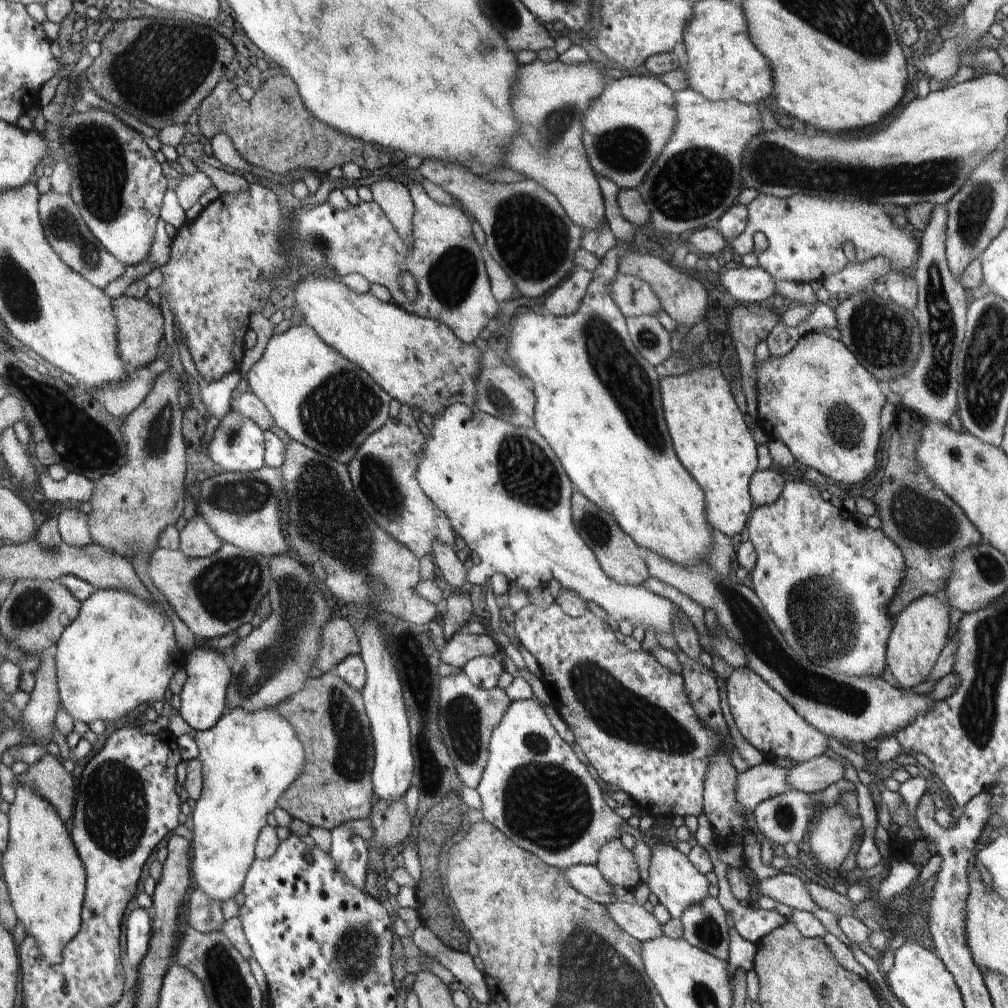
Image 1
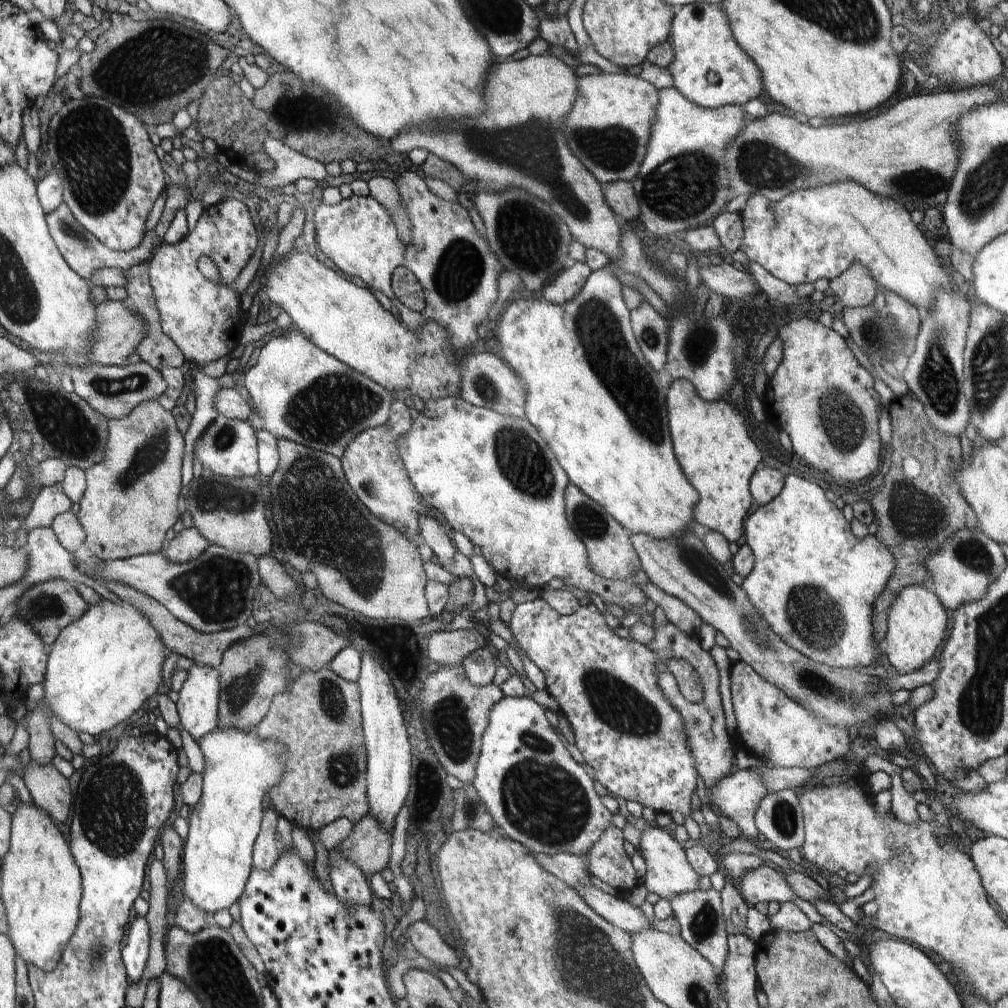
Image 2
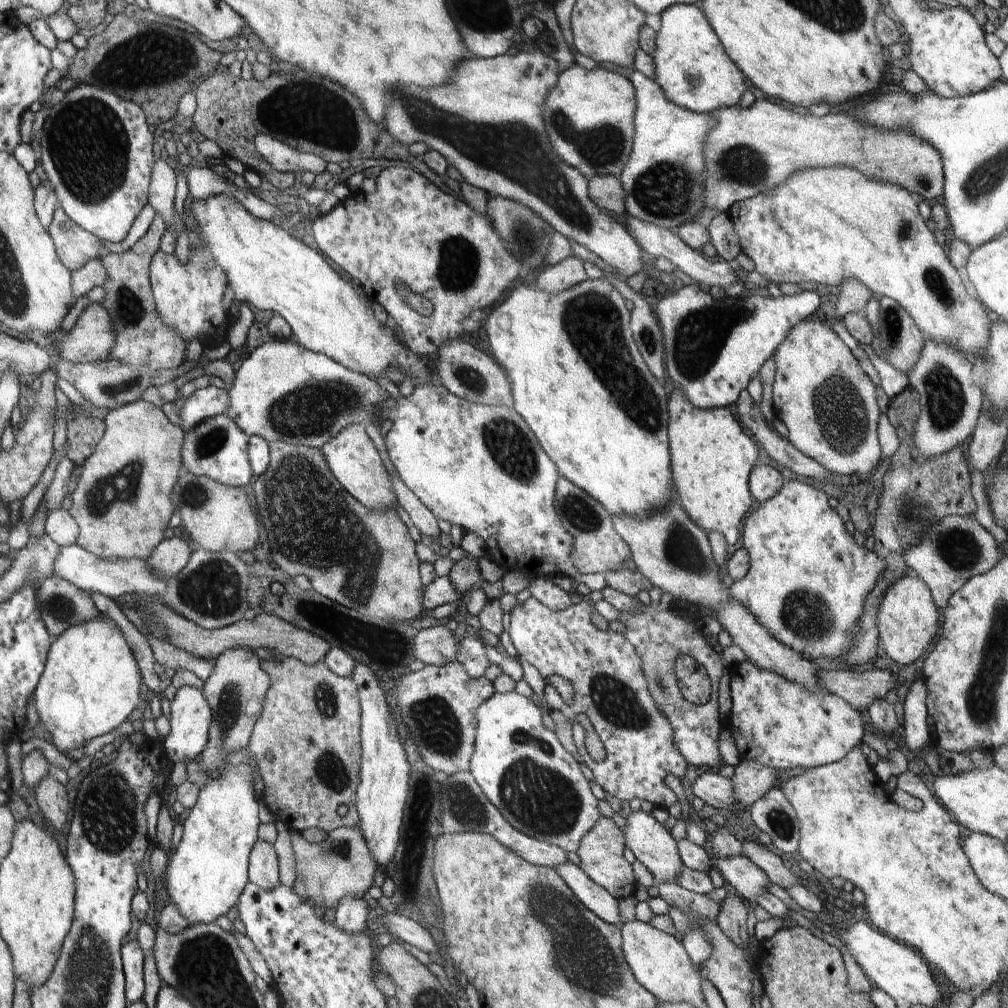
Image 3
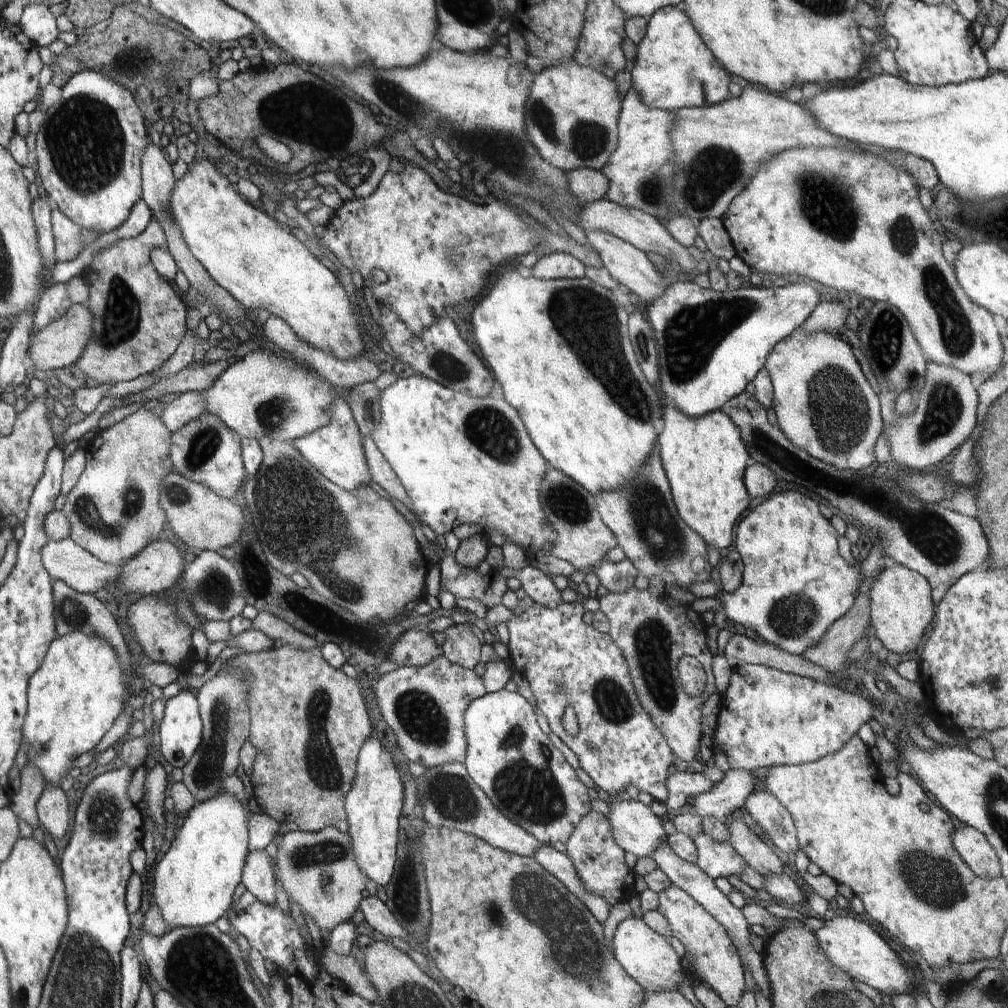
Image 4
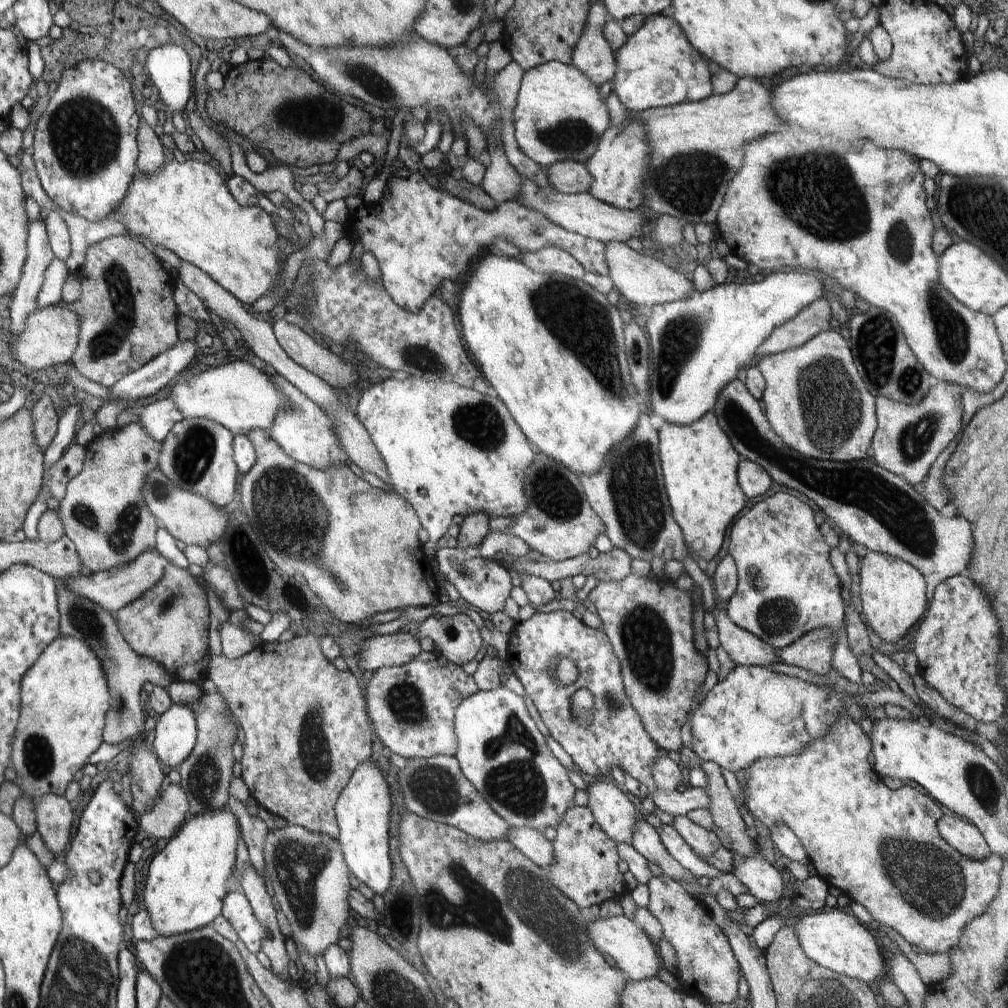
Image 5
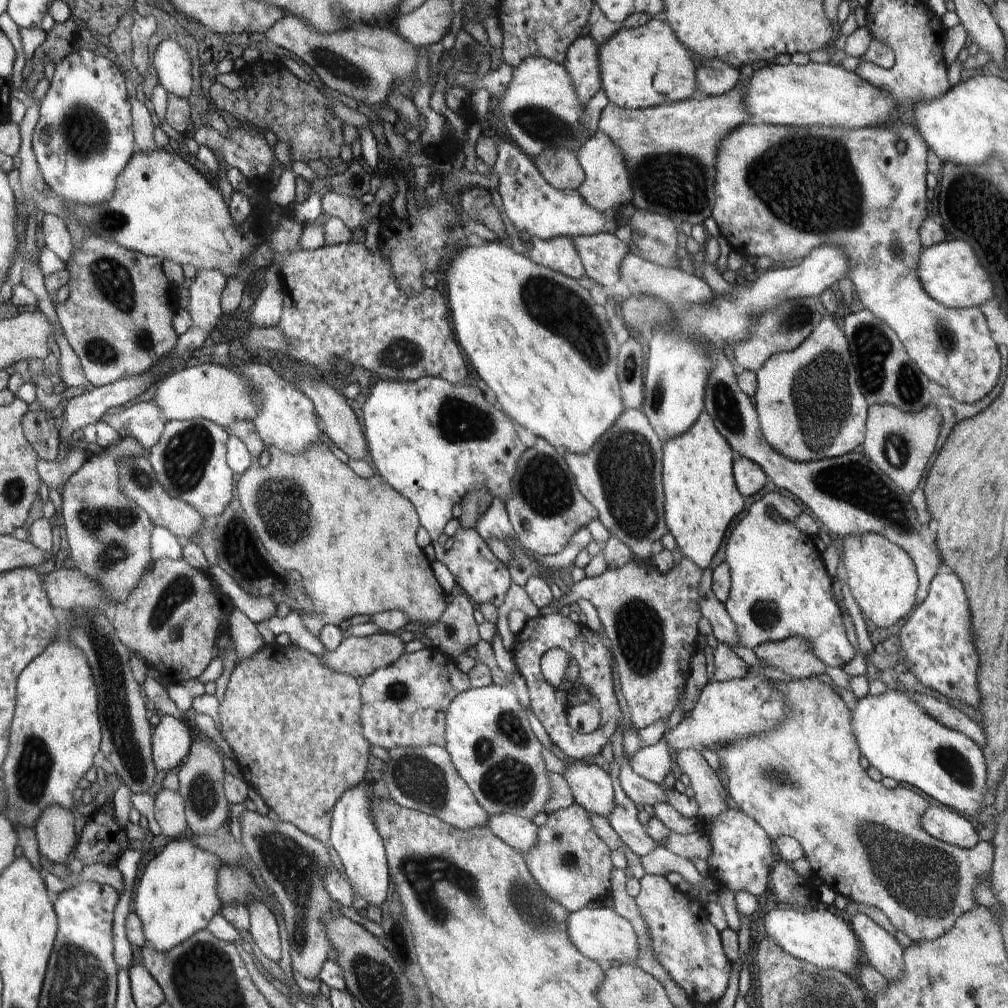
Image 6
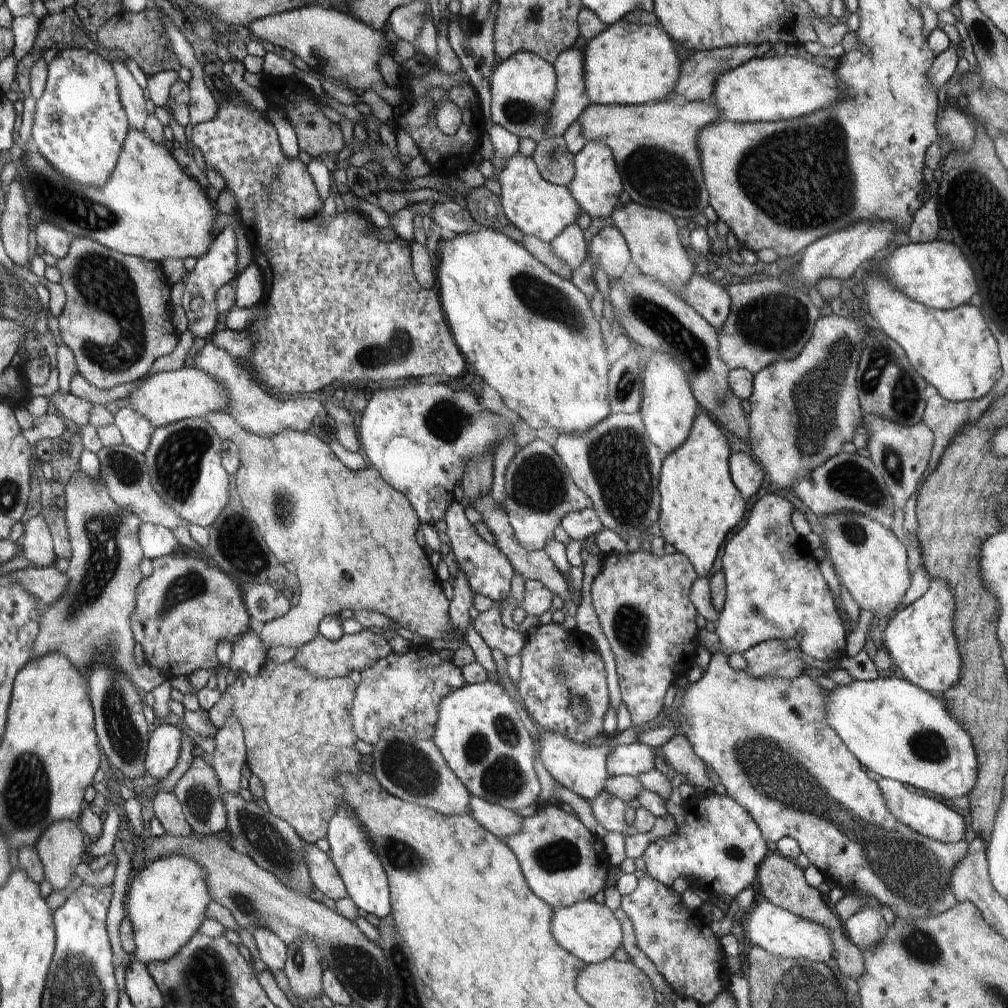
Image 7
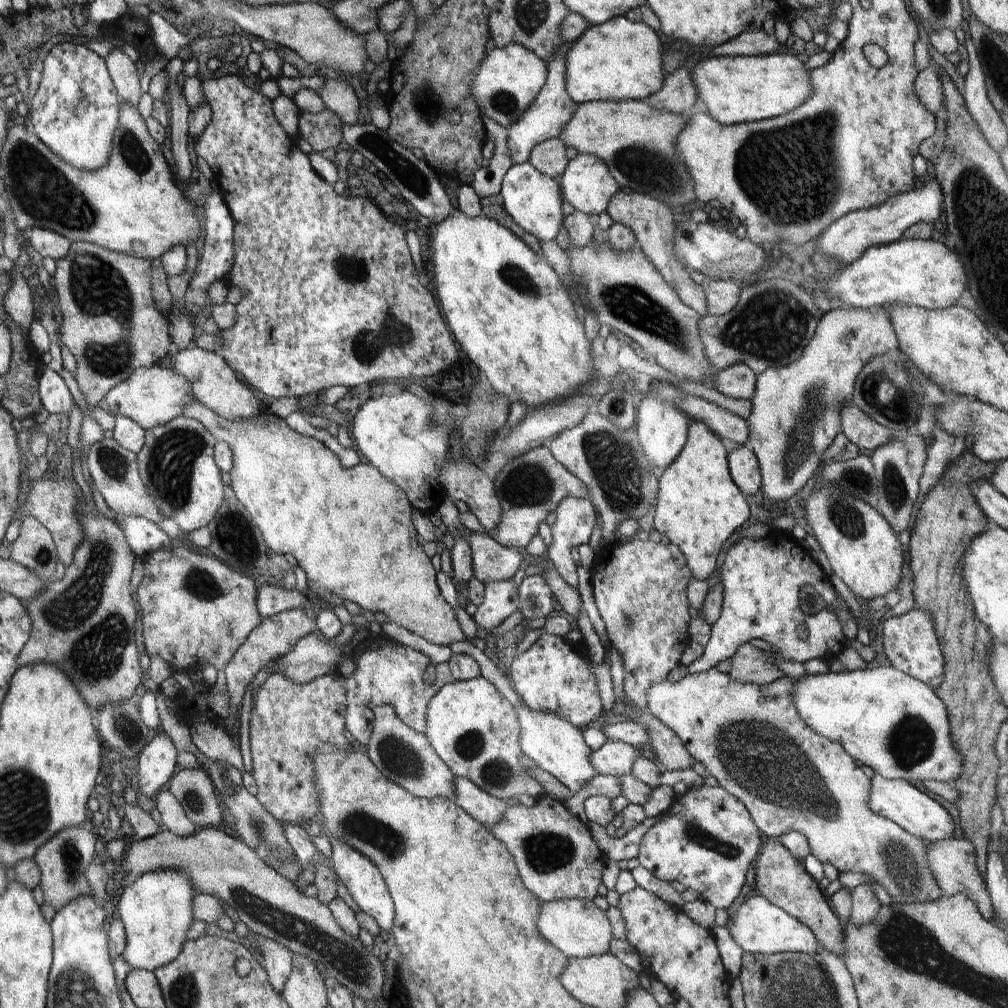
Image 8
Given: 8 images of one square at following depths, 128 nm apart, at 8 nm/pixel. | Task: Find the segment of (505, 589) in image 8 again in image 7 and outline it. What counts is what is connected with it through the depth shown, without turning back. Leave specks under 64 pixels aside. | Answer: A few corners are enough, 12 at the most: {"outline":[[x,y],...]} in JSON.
{"outline":[[501,602],[472,624],[491,650],[521,653],[525,635],[502,623]]}

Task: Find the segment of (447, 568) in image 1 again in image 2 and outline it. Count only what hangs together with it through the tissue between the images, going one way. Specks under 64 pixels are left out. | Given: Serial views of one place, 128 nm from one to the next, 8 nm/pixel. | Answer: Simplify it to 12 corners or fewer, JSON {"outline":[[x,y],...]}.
{"outline":[[432,516],[418,518],[421,541],[442,568],[454,561],[450,530]]}

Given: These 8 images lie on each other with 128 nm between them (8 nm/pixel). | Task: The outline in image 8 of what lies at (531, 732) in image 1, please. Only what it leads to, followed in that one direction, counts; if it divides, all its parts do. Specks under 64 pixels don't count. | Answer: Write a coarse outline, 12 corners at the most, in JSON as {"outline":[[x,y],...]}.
{"outline":[[482,676],[432,696],[425,735],[455,777],[537,800],[512,704]]}

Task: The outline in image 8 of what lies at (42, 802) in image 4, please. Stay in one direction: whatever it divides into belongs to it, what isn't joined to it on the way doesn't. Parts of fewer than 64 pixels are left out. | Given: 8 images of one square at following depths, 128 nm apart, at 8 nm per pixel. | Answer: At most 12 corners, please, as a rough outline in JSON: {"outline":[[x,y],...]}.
{"outline":[[64,828],[36,850],[55,911],[92,895],[84,877],[98,836]]}

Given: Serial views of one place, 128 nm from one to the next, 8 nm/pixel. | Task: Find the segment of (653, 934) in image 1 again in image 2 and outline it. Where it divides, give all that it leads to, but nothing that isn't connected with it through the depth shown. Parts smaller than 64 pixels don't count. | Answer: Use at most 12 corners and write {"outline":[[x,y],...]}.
{"outline":[[593,884],[574,889],[594,912],[628,934],[652,928],[642,909]]}

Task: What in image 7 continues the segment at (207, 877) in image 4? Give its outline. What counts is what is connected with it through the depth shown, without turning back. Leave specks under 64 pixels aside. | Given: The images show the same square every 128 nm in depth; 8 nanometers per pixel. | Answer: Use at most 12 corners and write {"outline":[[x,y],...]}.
{"outline":[[173,855],[126,892],[136,960],[176,957],[211,901],[205,871]]}

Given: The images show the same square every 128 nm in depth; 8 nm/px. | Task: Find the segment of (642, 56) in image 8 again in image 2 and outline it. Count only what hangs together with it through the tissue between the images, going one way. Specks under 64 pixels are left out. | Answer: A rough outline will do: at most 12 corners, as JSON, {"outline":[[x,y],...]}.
{"outline":[[720,5],[677,8],[674,89],[702,108],[764,90]]}

